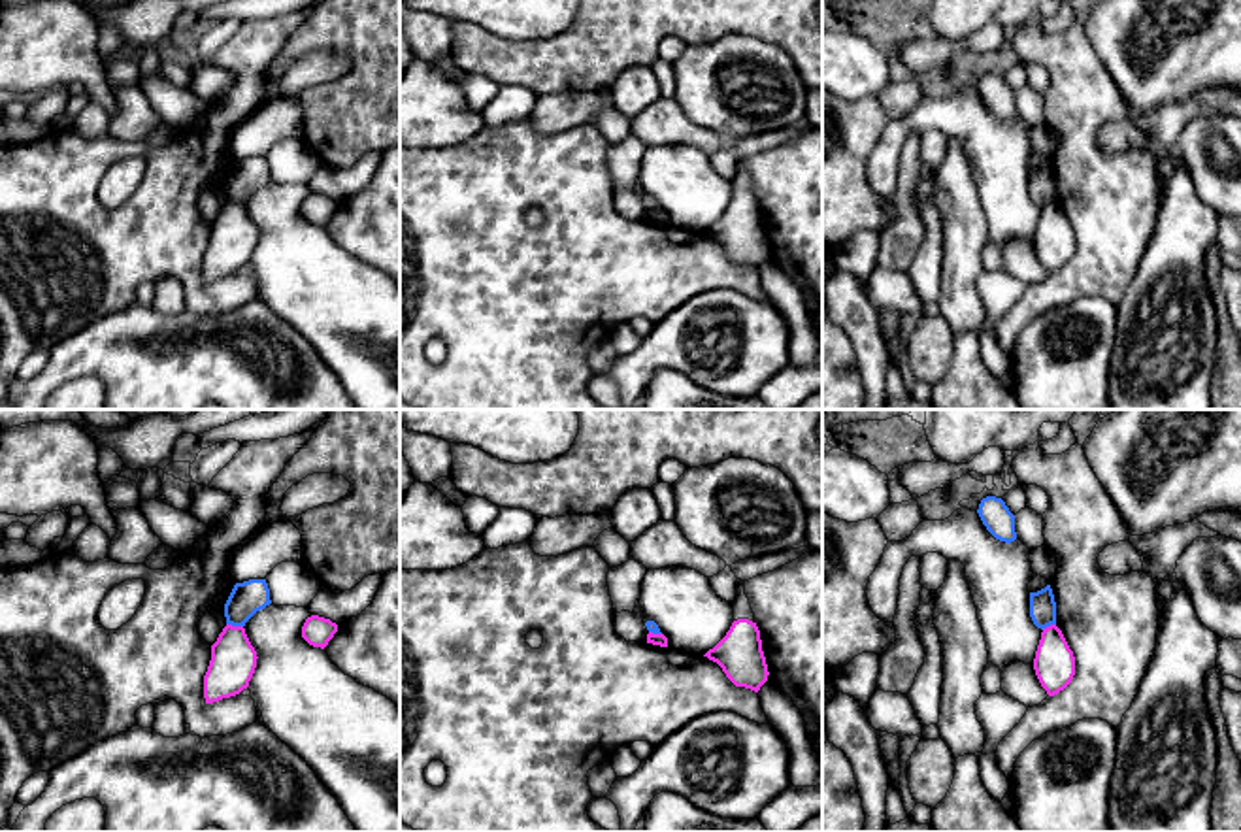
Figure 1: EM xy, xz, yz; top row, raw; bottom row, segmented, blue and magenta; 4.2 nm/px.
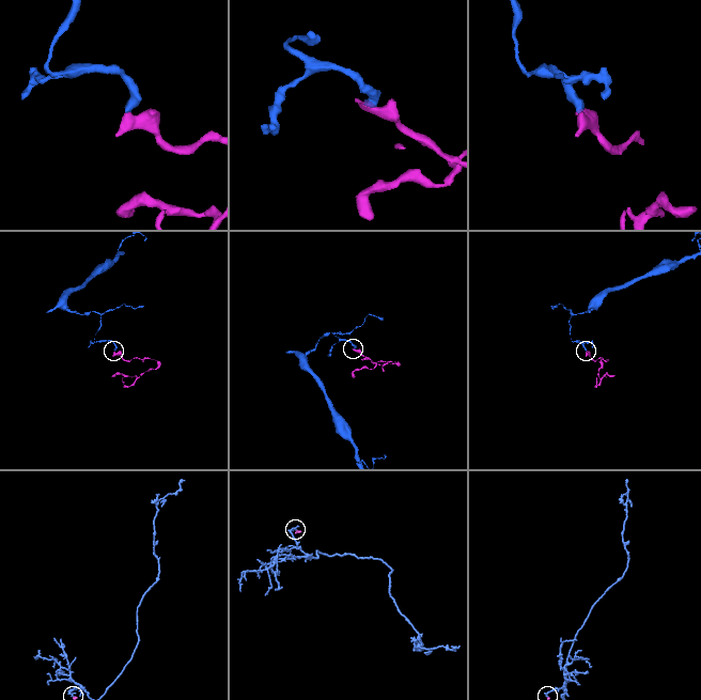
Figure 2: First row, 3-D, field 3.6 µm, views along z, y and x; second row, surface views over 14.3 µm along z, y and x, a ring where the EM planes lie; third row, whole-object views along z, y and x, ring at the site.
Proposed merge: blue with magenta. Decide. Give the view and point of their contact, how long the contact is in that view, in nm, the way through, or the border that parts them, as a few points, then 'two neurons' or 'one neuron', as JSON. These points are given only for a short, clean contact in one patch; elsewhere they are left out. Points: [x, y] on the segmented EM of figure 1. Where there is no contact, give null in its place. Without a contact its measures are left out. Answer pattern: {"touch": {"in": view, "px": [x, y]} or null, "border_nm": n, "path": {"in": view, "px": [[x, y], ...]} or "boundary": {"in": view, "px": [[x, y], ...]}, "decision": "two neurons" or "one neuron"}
{"touch": {"in": "xy", "px": [234, 625]}, "border_nm": 70, "boundary": {"in": "xy", "px": [[227, 623], [242, 627]]}, "decision": "two neurons"}

